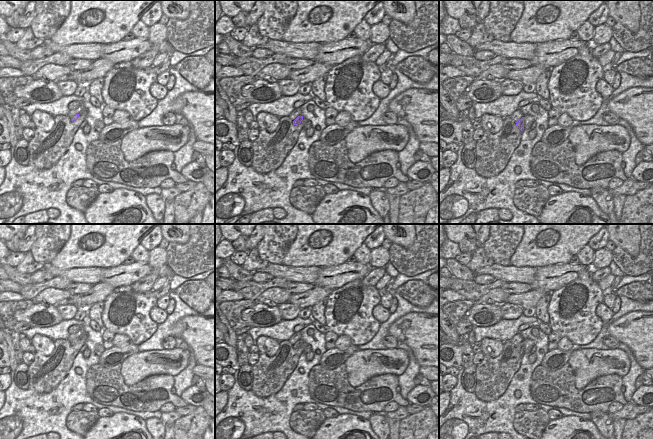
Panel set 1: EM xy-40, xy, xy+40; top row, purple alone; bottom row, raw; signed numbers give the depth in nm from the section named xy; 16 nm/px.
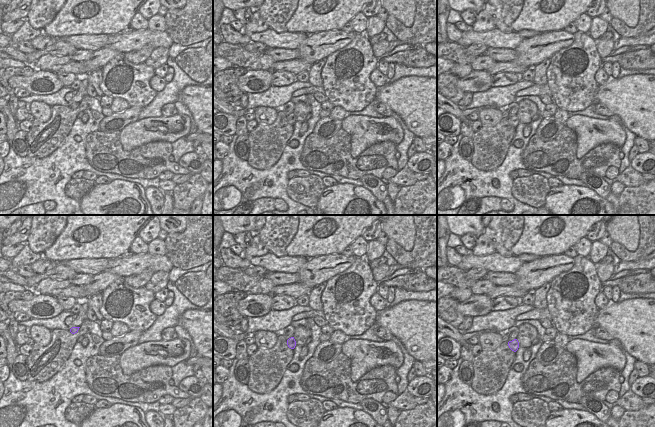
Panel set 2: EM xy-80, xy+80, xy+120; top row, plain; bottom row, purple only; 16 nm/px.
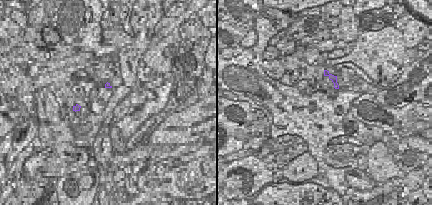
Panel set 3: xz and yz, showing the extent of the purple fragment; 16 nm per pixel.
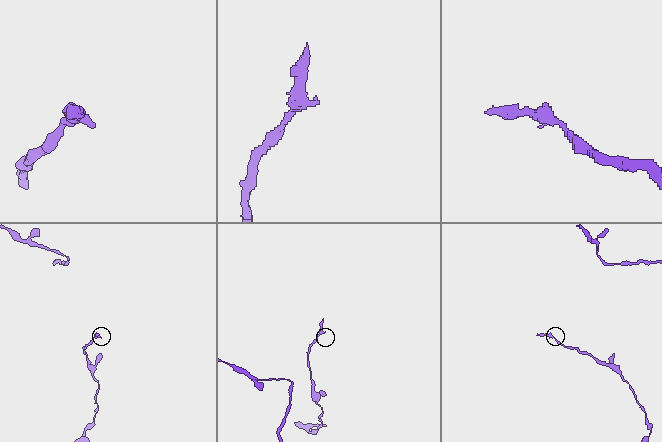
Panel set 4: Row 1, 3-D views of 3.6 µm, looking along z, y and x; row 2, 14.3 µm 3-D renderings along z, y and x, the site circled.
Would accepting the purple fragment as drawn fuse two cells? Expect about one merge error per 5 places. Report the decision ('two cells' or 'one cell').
one cell

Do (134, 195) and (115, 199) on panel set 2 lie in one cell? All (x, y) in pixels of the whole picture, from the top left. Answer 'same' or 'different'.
same

